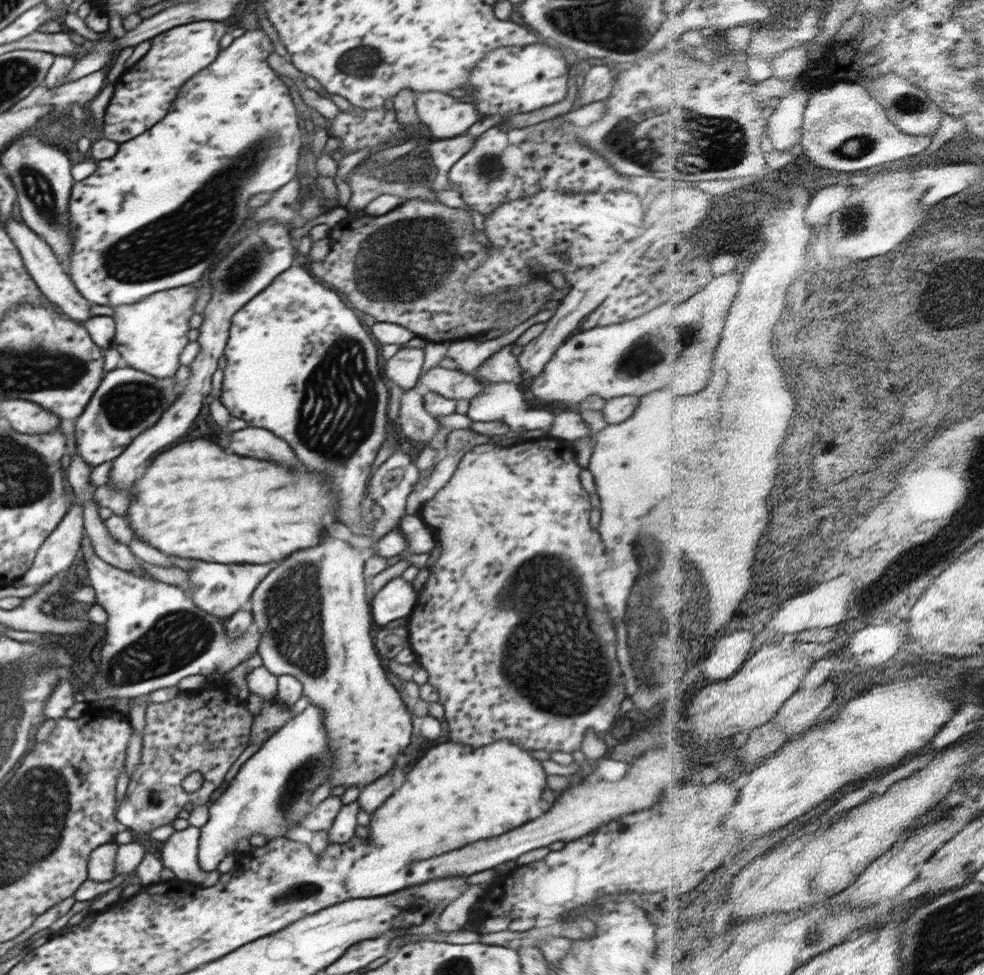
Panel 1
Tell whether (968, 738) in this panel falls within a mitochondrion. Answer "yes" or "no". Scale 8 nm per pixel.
no

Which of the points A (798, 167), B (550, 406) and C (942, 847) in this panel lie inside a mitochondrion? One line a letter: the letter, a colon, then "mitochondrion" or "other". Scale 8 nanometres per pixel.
A: other
B: other
C: other

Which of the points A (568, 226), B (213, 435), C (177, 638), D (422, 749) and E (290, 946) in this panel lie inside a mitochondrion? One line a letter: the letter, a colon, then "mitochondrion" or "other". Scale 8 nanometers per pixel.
A: other
B: other
C: mitochondrion
D: other
E: other

